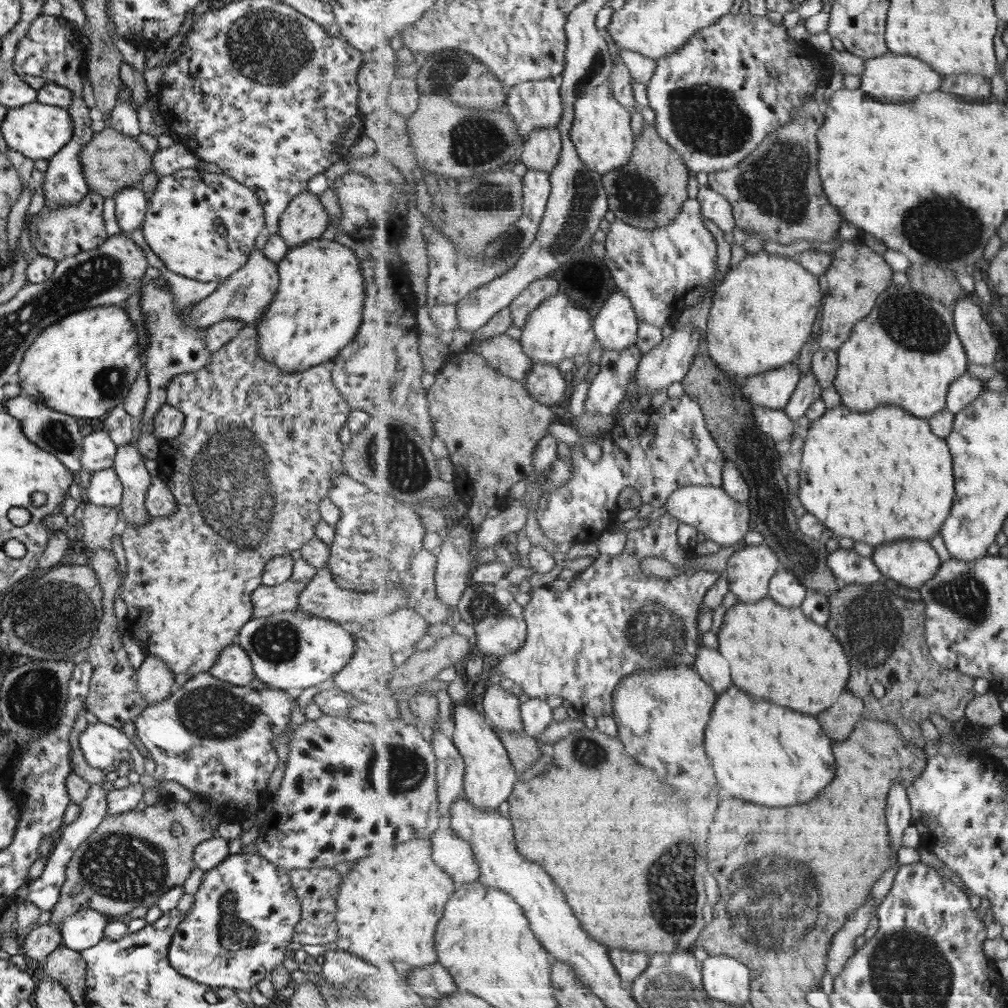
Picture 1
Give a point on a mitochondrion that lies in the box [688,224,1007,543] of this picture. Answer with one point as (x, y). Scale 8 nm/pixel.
(908, 319)

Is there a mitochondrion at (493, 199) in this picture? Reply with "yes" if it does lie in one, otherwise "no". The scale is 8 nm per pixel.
yes

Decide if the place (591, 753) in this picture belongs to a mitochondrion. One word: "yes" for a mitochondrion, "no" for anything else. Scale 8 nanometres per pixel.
yes

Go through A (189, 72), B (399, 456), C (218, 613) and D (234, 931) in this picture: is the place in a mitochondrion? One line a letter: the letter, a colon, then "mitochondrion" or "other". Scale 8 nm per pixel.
A: other
B: mitochondrion
C: other
D: mitochondrion

